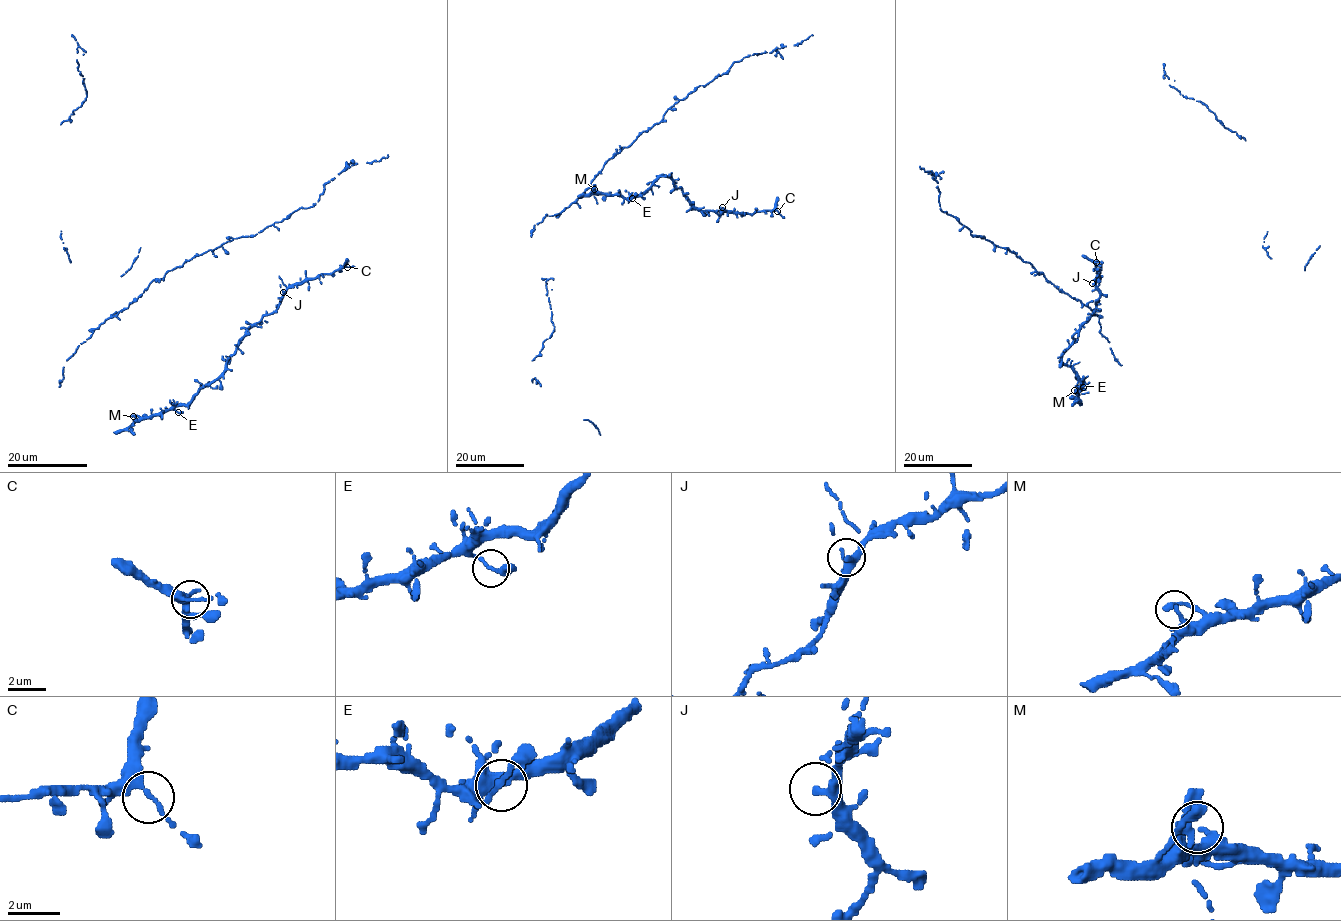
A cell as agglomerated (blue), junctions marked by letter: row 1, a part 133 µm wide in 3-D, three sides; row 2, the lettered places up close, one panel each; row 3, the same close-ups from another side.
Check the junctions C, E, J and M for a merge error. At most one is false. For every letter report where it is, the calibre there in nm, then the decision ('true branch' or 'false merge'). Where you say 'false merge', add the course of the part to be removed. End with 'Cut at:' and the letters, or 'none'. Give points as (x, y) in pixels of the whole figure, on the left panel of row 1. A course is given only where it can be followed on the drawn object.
C: at (347, 267); 220 nm thick; true branch
E: at (178, 412); 200 nm thick; true branch
J: at (283, 292); 200 nm thick; true branch
M: at (133, 416); 240 nm thick; true branch
Cut at: none

